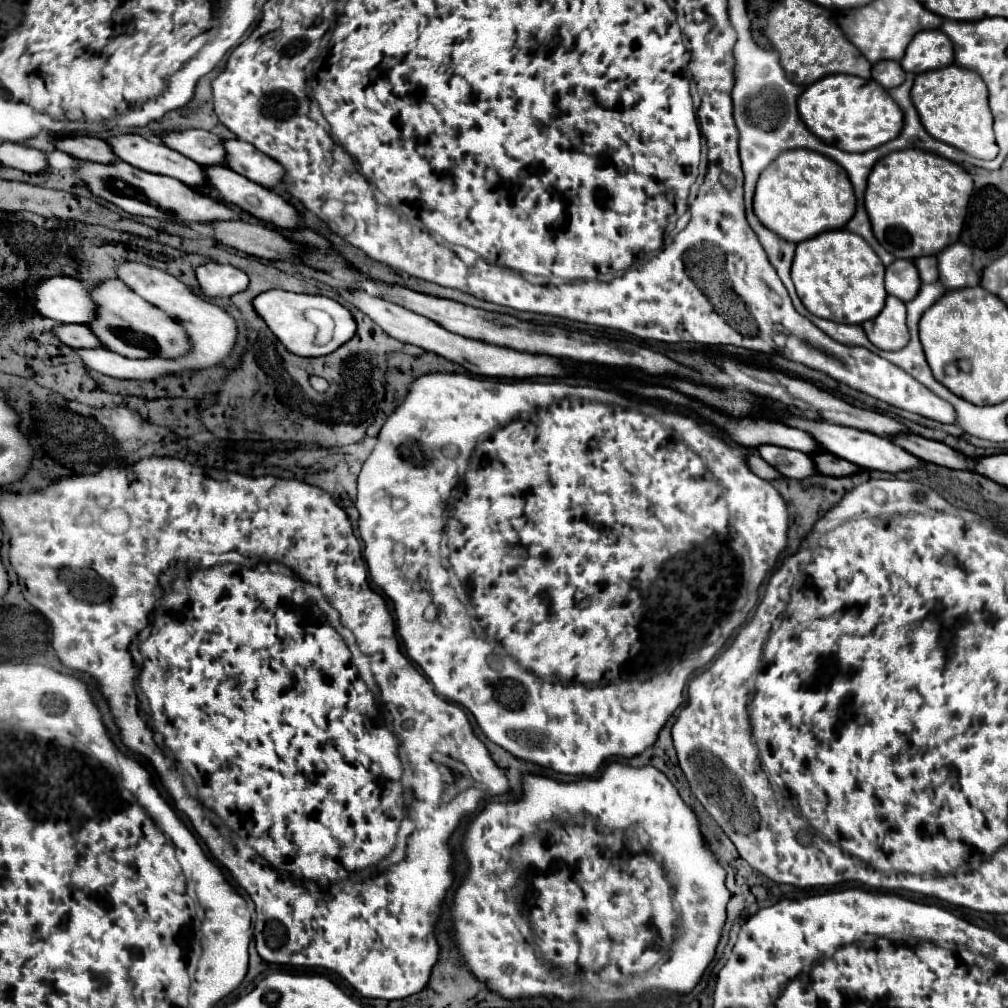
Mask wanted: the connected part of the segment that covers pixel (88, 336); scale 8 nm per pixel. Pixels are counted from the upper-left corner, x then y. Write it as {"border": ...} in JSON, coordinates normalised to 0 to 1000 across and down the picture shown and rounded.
{"border":[[[62,321],[54,327],[54,333],[69,345],[97,345],[99,339],[93,335],[87,323],[83,321]]]}

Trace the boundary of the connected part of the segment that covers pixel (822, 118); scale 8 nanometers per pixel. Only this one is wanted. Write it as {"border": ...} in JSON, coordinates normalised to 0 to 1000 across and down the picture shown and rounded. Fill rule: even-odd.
{"border":[[[823,73],[802,85],[792,97],[792,109],[798,123],[817,141],[837,151],[861,151],[883,139],[895,129],[897,113],[883,93],[867,79],[843,73]]]}

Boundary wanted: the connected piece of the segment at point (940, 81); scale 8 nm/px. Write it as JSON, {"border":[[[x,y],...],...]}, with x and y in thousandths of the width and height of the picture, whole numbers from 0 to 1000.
{"border":[[[948,63],[915,71],[907,79],[905,101],[923,135],[946,147],[952,147],[966,157],[974,159],[988,157],[990,143],[986,139],[984,111],[980,107],[980,87],[970,71]]]}

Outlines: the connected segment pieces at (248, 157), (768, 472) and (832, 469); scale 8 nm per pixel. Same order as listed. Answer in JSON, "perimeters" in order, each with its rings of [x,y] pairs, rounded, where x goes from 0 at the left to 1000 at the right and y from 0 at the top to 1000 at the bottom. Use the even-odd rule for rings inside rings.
{"perimeters":[[[[222,139],[224,165],[262,187],[278,187],[280,165],[240,139]]],[[[744,450],[744,452],[740,452],[740,462],[748,468],[748,470],[752,470],[754,474],[758,474],[758,476],[768,476],[768,474],[774,474],[774,470],[766,464],[766,462],[762,462],[754,452],[750,452],[750,450]]],[[[815,448],[815,450],[806,450],[806,456],[810,460],[810,466],[813,470],[819,470],[819,472],[839,472],[839,470],[847,470],[851,468],[853,464],[845,462],[843,458],[839,456],[833,456],[821,448]]]]}

